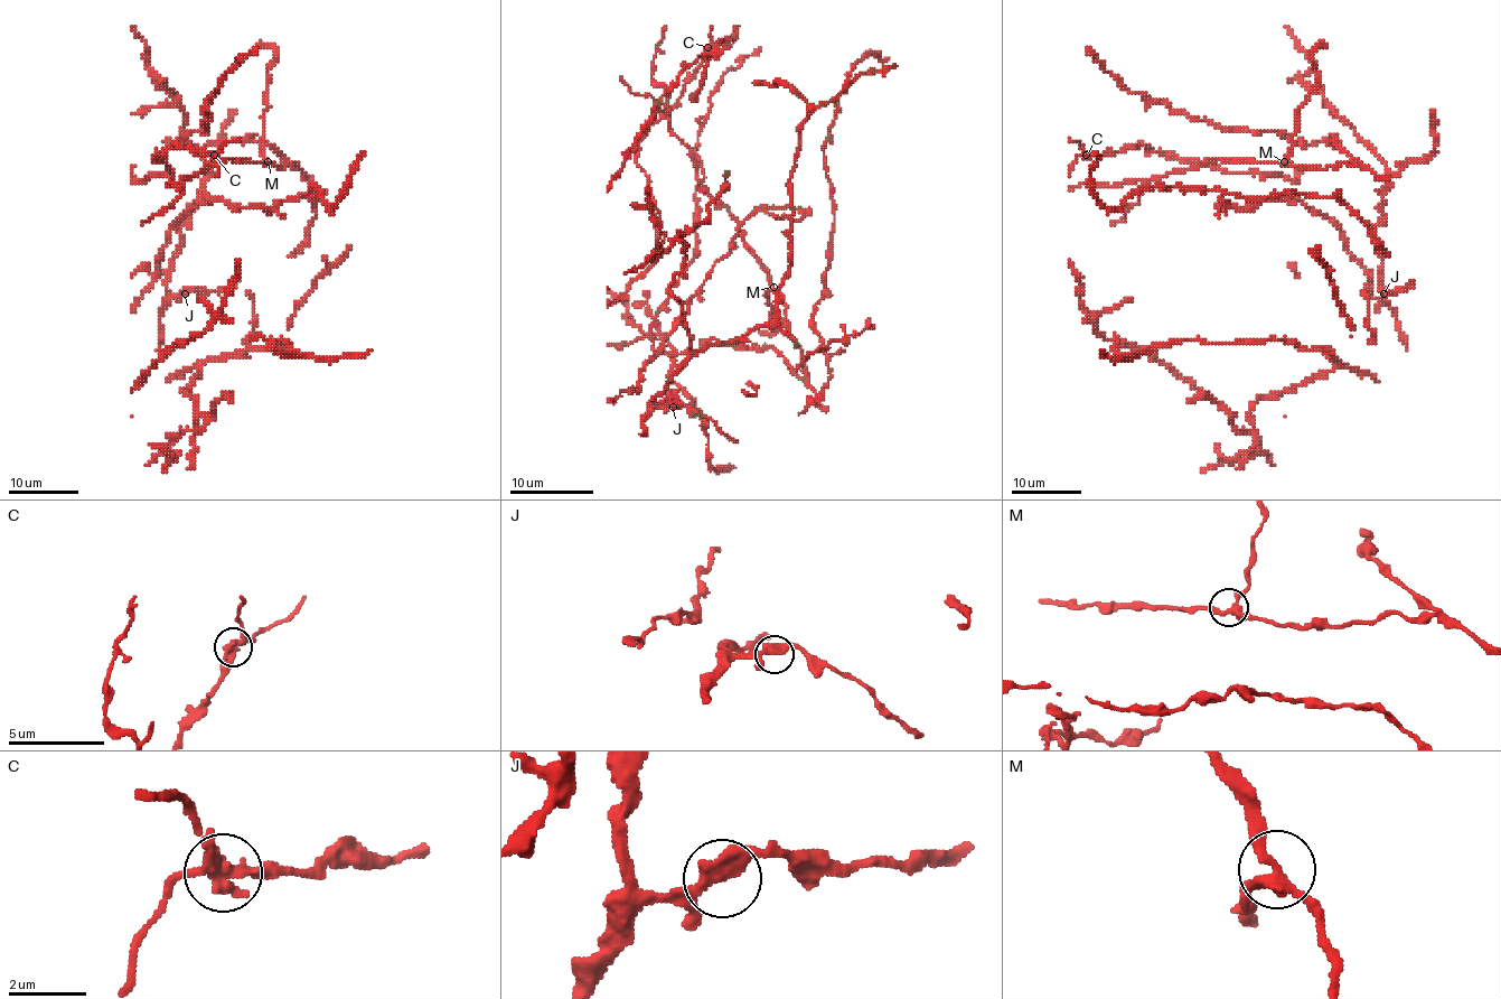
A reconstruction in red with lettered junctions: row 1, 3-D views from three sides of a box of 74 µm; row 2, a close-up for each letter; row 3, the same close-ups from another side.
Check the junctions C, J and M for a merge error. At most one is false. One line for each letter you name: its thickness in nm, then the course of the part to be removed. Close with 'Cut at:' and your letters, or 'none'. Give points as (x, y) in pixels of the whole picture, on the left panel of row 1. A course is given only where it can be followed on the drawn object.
C: 320 nm | (214, 155), (226, 142), (241, 139)
Cut at: C

